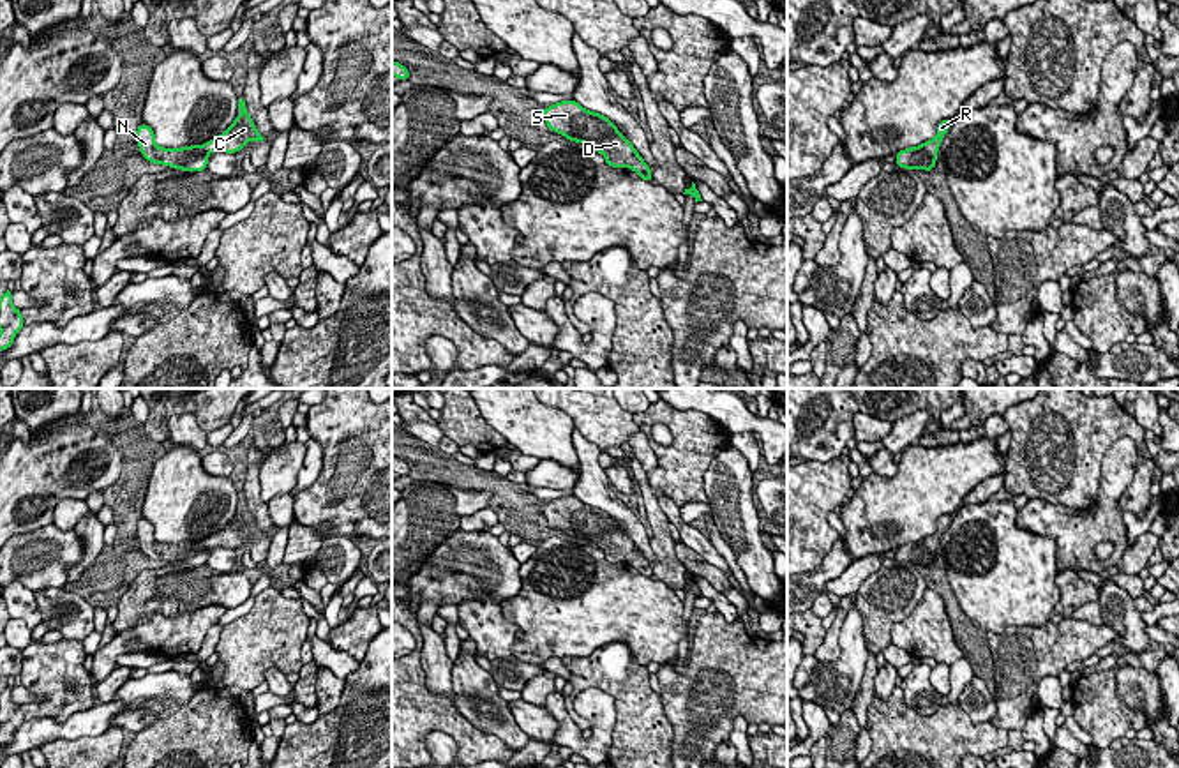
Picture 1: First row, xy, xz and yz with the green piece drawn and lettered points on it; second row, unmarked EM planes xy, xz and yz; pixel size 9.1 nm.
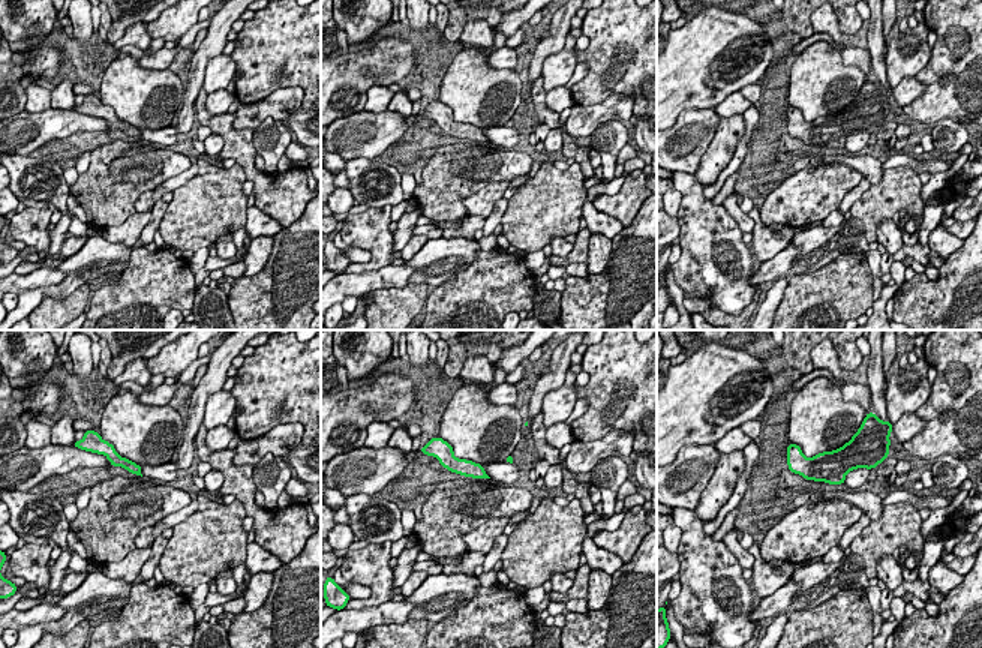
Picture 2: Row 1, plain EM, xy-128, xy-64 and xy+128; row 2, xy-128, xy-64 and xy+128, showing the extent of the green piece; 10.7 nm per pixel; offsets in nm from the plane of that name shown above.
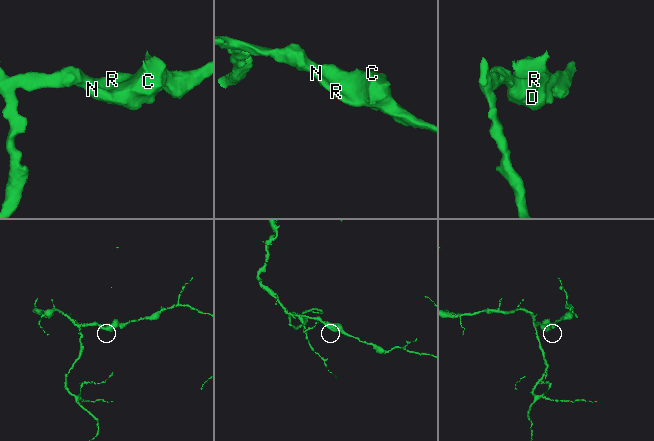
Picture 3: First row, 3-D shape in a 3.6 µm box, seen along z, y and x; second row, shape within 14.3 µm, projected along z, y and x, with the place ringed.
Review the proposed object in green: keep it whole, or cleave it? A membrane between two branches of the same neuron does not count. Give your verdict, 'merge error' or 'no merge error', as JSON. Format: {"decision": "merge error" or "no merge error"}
{"decision": "no merge error"}

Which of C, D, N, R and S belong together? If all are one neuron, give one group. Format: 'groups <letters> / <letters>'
groups C D N R S

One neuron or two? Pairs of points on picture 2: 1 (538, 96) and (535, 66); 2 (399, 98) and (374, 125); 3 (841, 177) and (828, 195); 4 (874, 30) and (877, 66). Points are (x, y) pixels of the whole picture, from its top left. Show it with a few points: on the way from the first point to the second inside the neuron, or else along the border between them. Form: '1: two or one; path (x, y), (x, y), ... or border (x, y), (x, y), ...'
1: two; border (540, 74), (532, 83), (529, 95)
2: two; border (387, 108), (405, 117), (411, 114)
3: one; path (837, 182), (828, 191)
4: one; path (874, 39), (877, 57)

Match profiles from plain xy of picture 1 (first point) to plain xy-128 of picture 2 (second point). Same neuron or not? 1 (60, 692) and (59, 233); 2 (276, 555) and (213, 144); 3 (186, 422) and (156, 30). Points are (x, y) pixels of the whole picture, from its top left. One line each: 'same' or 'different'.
1: different
2: same
3: different

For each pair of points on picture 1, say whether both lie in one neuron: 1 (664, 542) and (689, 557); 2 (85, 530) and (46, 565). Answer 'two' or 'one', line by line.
1: two
2: two

